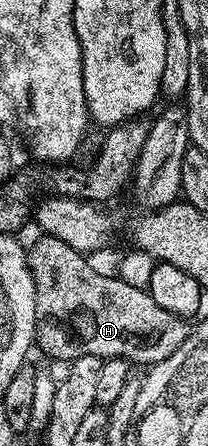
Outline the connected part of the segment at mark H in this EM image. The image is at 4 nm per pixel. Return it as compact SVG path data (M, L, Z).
M40 236L27 255L36 285L35 345L63 364L82 356L98 356L101 360L124 358L147 368L178 352L188 339L189 319L166 312L147 289L134 288L115 273L99 274L85 255L62 240Z

